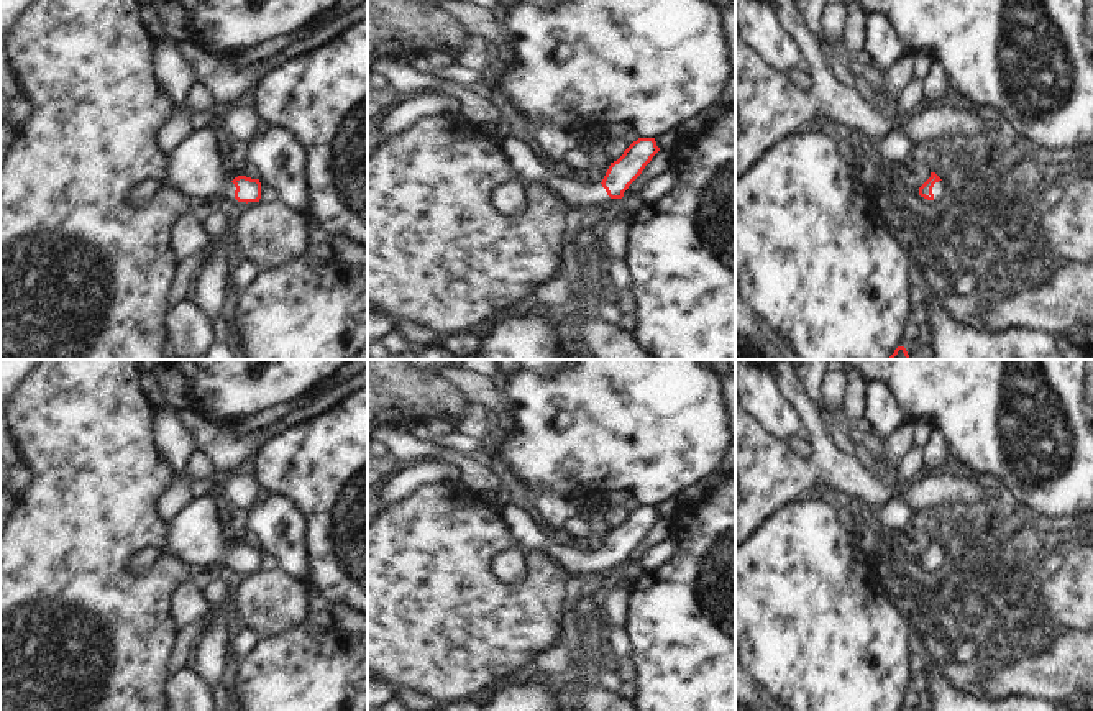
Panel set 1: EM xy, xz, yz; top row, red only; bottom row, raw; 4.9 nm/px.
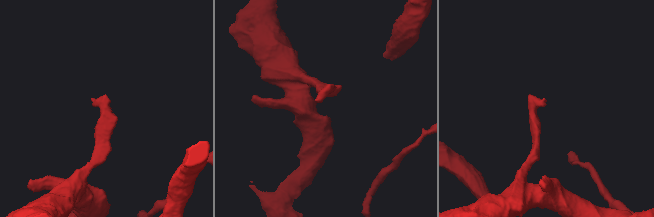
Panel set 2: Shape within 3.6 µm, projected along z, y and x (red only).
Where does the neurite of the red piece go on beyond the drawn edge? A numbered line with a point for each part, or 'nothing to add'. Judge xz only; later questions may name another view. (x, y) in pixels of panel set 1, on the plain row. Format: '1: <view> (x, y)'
1: xz (529, 536)

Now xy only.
1: xy (194, 536)

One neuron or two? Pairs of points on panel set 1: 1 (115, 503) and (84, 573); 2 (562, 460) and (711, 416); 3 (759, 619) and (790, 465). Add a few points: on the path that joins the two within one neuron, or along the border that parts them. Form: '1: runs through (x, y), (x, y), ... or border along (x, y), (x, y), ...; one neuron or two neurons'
1: runs through (97, 521), (84, 534), (84, 555); one neuron
2: runs through (599, 422), (619, 416), (673, 416); one neuron
3: border along (798, 496), (777, 508), (752, 531); two neurons

